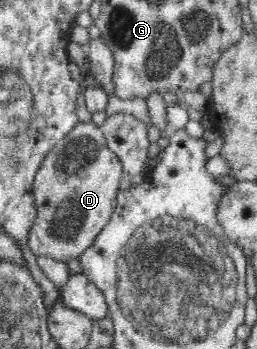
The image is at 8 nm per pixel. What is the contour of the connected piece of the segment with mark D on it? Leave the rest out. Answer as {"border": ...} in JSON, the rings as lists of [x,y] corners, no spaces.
{"border":[[[91,120],[76,123],[46,154],[36,172],[34,196],[38,217],[27,236],[30,251],[35,256],[62,262],[79,260],[110,222],[117,194],[124,185],[123,165],[107,146],[101,128]]]}

